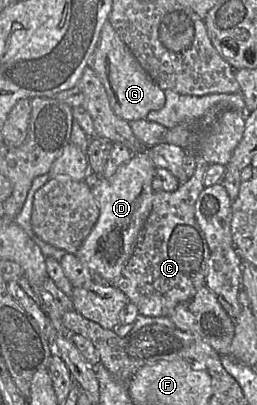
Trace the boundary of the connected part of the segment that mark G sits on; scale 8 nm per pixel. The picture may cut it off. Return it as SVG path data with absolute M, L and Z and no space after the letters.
M108 20L103 26L90 66L104 85L110 106L118 117L132 122L146 118L149 112L165 106L165 89L159 86L143 69Z

